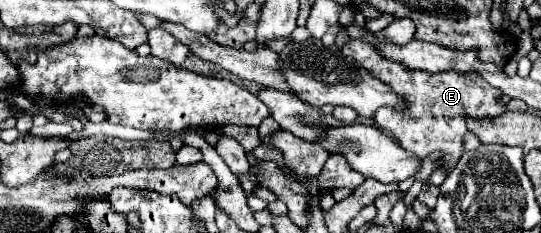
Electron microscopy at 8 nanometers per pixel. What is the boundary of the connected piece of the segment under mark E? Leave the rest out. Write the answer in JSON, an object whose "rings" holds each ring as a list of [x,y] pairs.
{"rings":[[[350,39],[341,48],[341,52],[353,58],[371,76],[389,84],[389,88],[405,100],[403,110],[395,110],[391,106],[379,108],[373,116],[375,124],[393,138],[397,138],[397,142],[405,150],[411,150],[421,158],[425,158],[433,150],[445,152],[443,166],[449,170],[453,170],[453,164],[457,164],[457,160],[463,154],[463,134],[467,132],[465,116],[471,114],[473,118],[483,118],[483,116],[497,116],[507,110],[505,104],[499,102],[501,92],[497,88],[491,88],[491,84],[487,84],[483,78],[477,78],[475,72],[459,74],[455,70],[447,70],[431,74],[425,70],[411,70],[401,62],[383,58],[373,44],[368,44],[364,40]]]}

